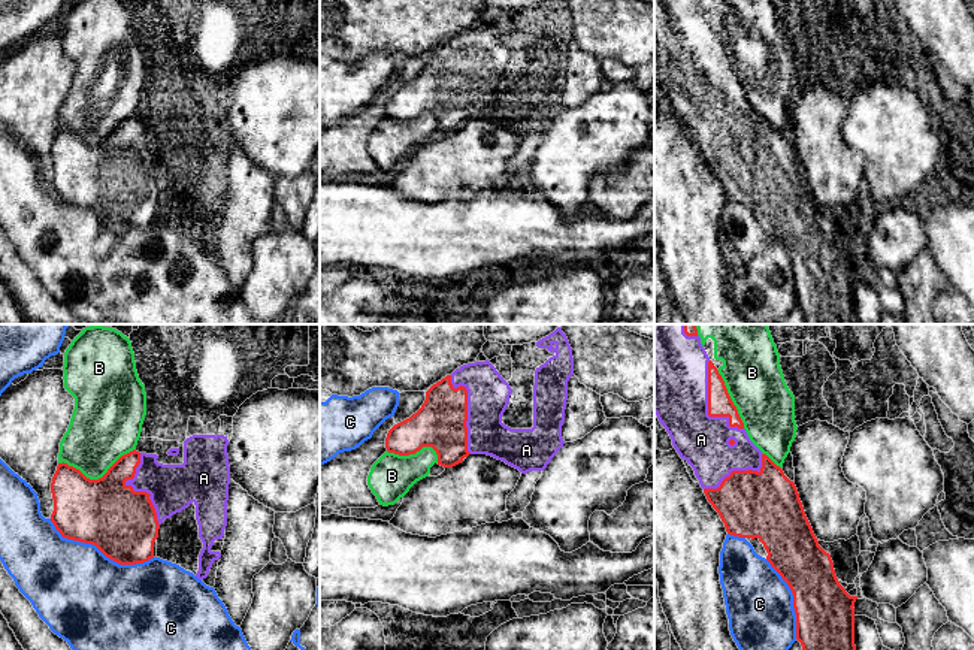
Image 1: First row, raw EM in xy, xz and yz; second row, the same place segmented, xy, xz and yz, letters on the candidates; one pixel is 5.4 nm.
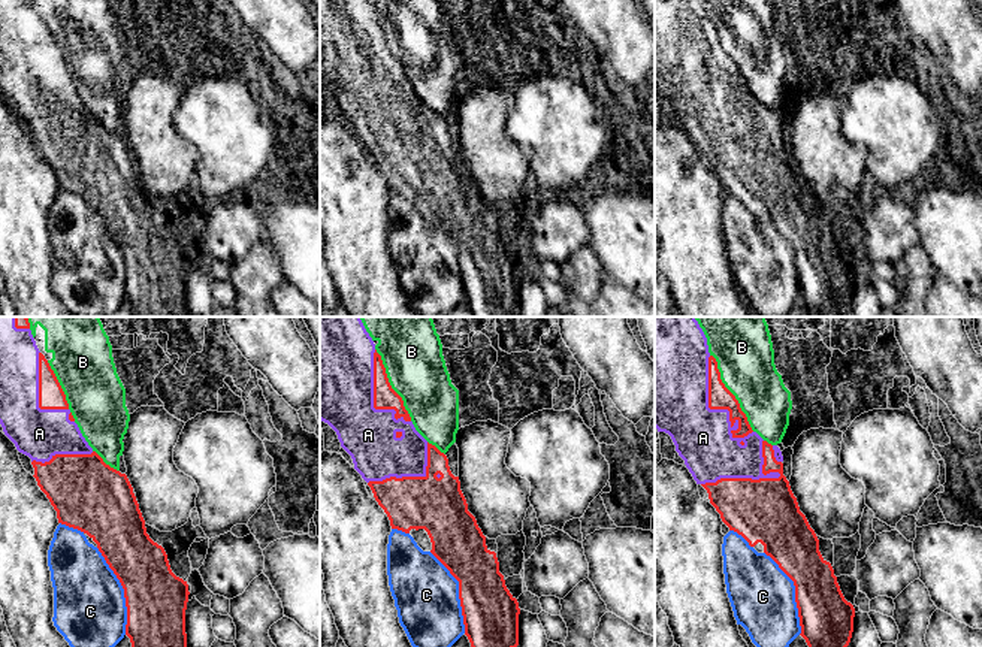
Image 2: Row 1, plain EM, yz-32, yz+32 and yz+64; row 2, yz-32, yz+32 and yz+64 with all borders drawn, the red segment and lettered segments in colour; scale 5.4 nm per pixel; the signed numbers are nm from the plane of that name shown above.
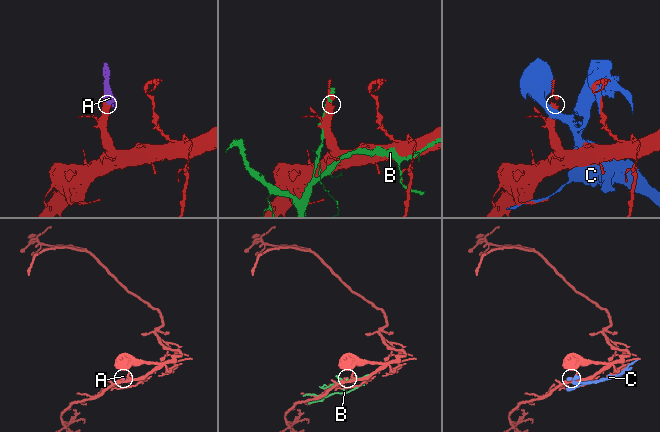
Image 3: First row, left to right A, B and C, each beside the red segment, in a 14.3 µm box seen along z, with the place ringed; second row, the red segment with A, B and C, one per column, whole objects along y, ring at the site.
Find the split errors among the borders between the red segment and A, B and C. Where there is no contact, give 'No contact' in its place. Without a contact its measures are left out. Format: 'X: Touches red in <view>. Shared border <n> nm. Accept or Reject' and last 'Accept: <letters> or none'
A: Touches red in yz. Shared border 420 nm. Accept
B: Touches red in xy. Shared border 420 nm. Reject
C: Touches red in xy. Shared border 600 nm. Reject
Accept: A

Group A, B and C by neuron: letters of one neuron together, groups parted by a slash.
A / B / C

